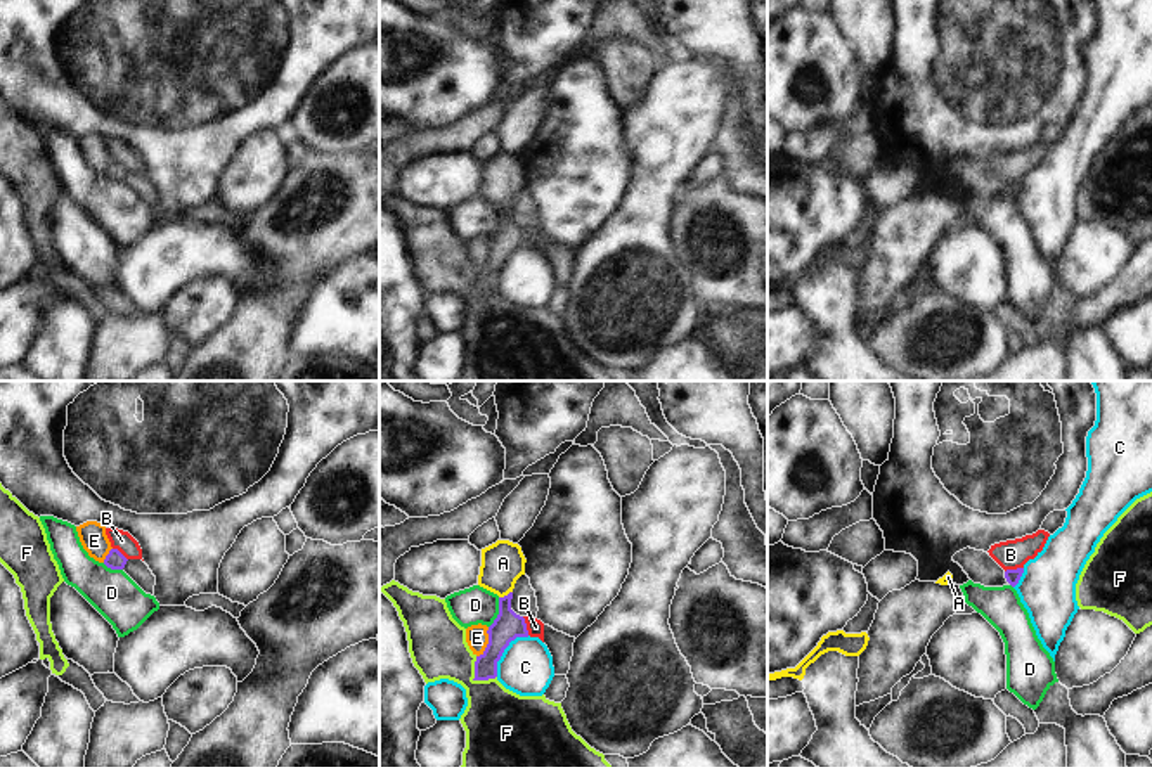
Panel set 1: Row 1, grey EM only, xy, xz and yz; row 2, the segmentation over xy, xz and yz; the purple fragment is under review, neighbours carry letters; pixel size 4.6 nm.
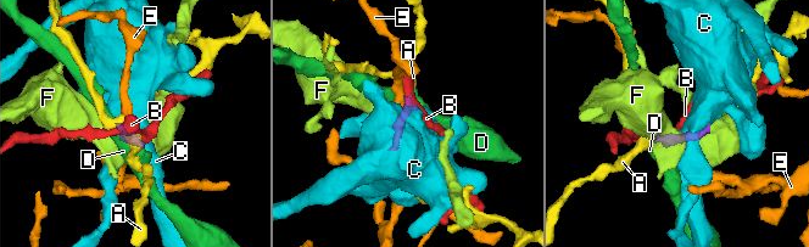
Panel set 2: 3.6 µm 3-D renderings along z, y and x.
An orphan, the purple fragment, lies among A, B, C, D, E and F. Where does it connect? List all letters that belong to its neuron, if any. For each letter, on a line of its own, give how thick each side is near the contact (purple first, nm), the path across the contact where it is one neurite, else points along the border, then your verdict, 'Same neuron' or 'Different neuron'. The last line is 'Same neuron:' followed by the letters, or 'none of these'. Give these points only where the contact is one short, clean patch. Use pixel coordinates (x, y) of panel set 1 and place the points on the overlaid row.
A: Thickness 140 nm (purple) against 200 nm. Path across: xz (508, 625), (504, 596), (503, 563). Same neuron
B: Thickness 140 nm (purple) against 80 nm. Boundary: xz (522, 617), (529, 634). Different neuron
C: Thickness 140 nm (purple) against 260 nm. Different neuron
D: Thickness 140 nm (purple) against 170 nm. Boundary: xz (499, 598), (499, 613), (489, 627). Different neuron
E: Thickness 140 nm (purple) against 110 nm. Boundary: xz (489, 627), (487, 646), (477, 657). Different neuron
F: Thickness 120 nm (purple) against 320 nm. Boundary: xz (475, 657), (475, 677), (494, 679). Different neuron
Same neuron: A

